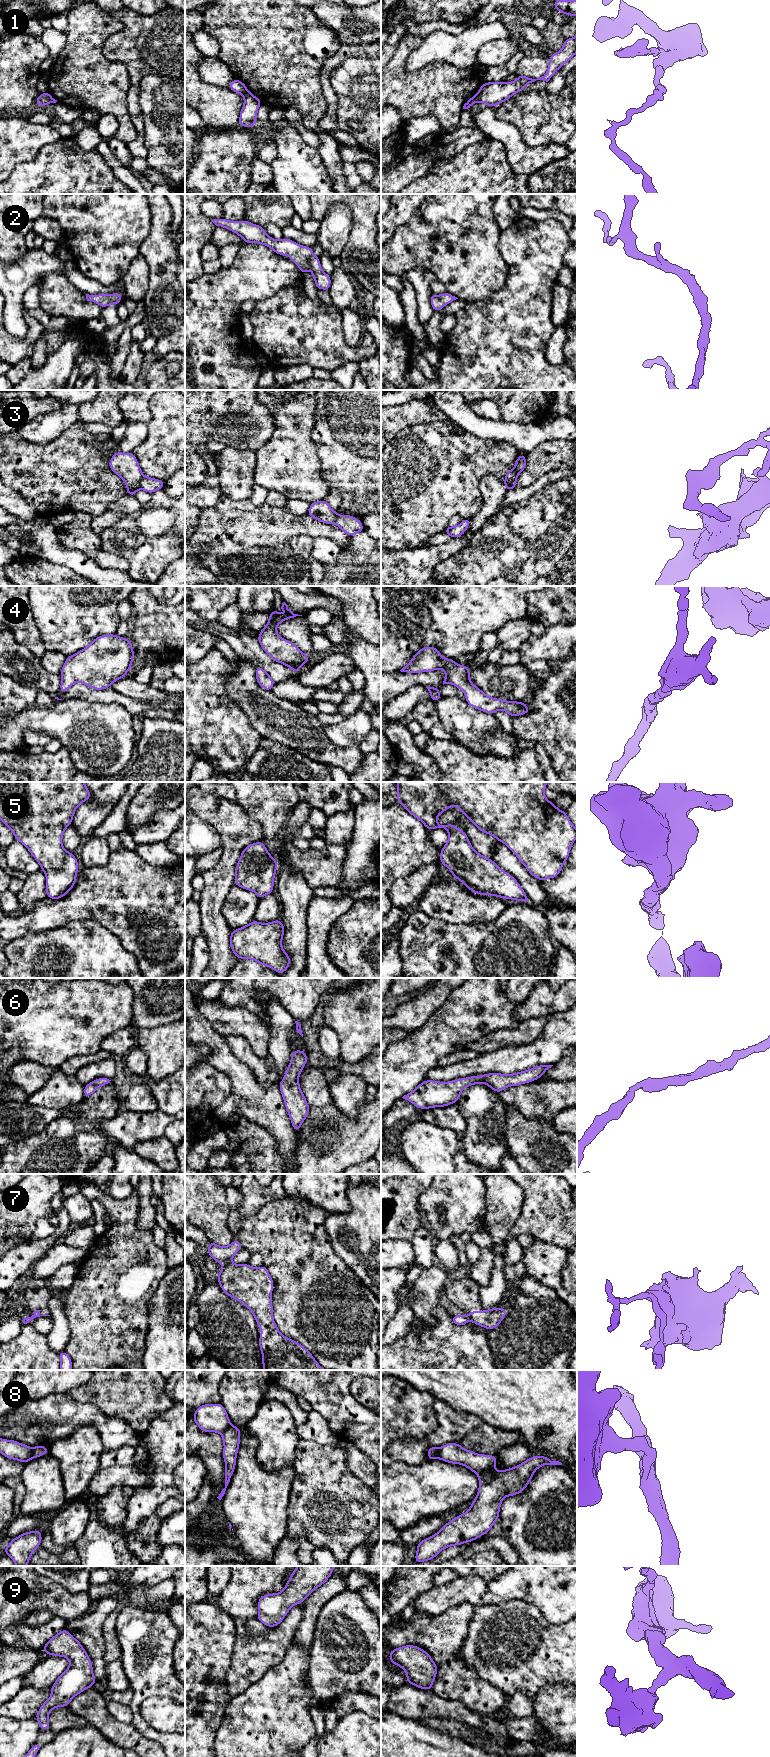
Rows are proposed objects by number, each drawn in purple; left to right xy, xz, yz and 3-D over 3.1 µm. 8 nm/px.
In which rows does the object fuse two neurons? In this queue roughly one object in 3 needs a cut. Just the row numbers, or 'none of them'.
1, 3, 7, 8

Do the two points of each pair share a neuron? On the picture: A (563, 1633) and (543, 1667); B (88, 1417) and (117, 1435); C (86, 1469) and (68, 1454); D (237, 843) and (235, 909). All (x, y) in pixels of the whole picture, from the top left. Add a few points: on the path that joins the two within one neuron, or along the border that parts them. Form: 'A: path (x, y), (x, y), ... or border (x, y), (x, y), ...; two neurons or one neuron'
A: path (563, 1641), (563, 1644), (548, 1659); one neuron
B: path (95, 1417), (110, 1429); one neuron
C: path (81, 1465), (77, 1464), (73, 1459); one neuron
D: border (233, 884), (222, 906); two neurons

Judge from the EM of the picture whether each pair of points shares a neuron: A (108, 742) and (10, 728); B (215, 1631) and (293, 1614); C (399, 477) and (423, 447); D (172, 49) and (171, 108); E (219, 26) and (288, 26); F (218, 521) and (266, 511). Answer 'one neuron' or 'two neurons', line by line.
A: one neuron
B: two neurons
C: one neuron
D: two neurons
E: one neuron
F: one neuron

